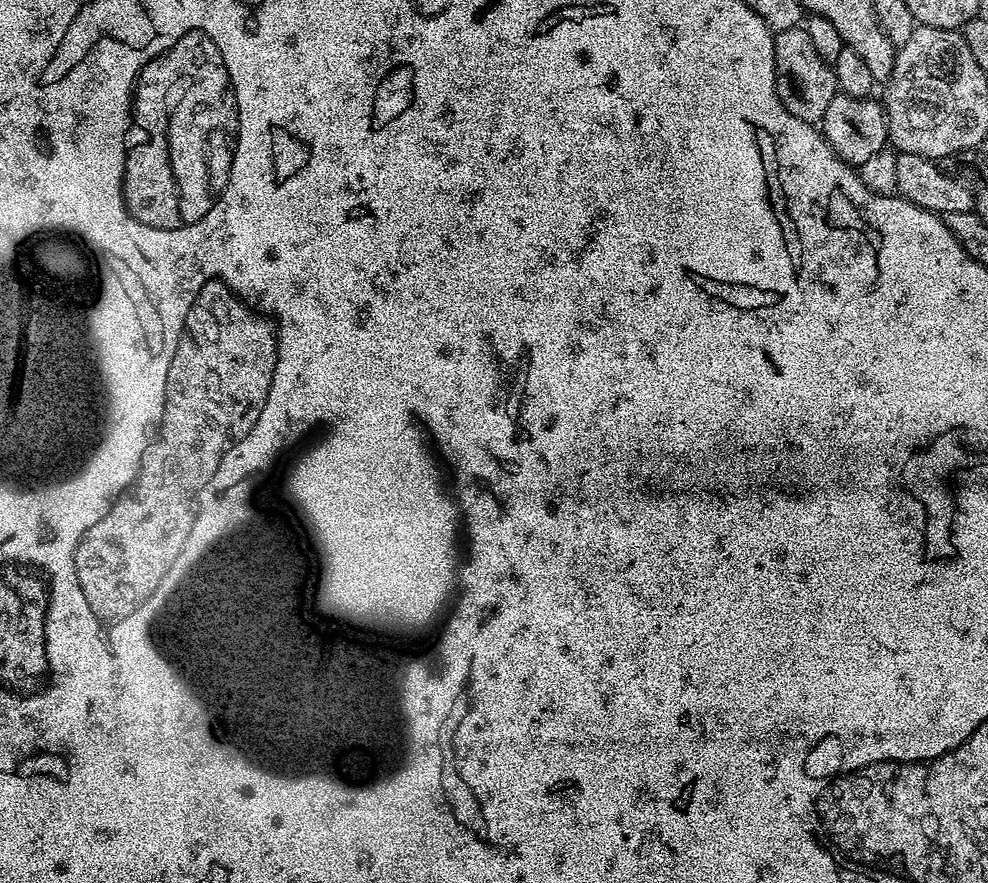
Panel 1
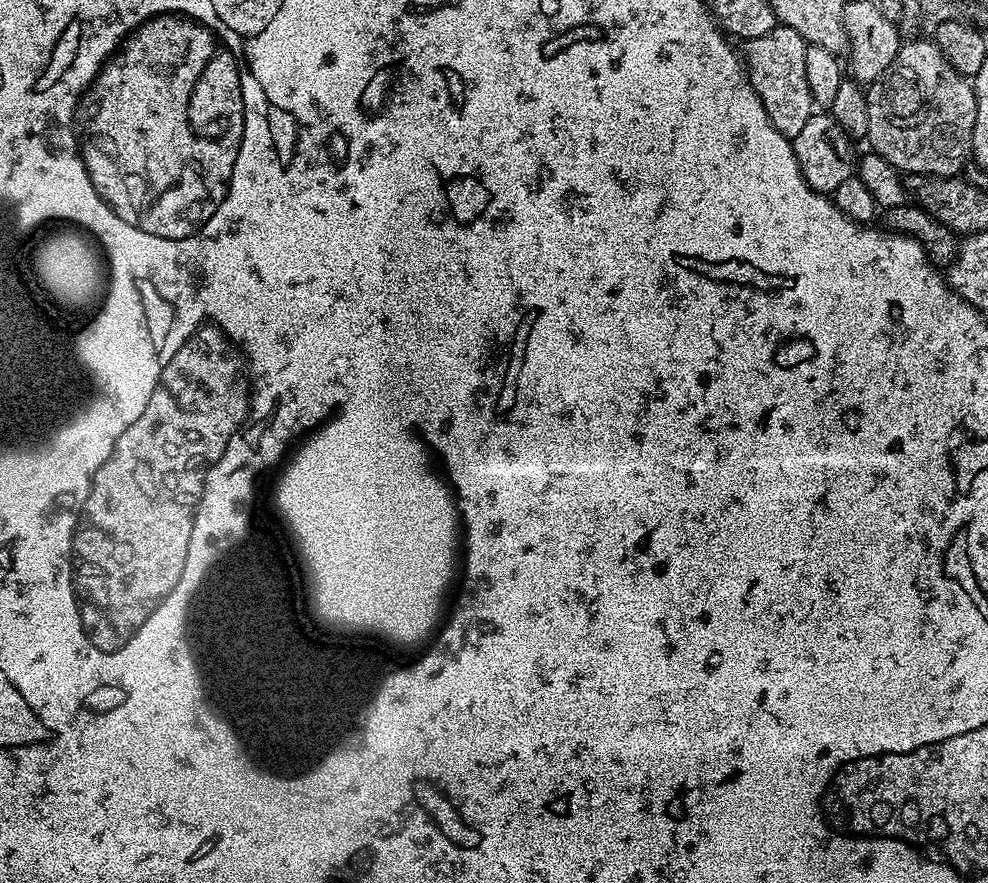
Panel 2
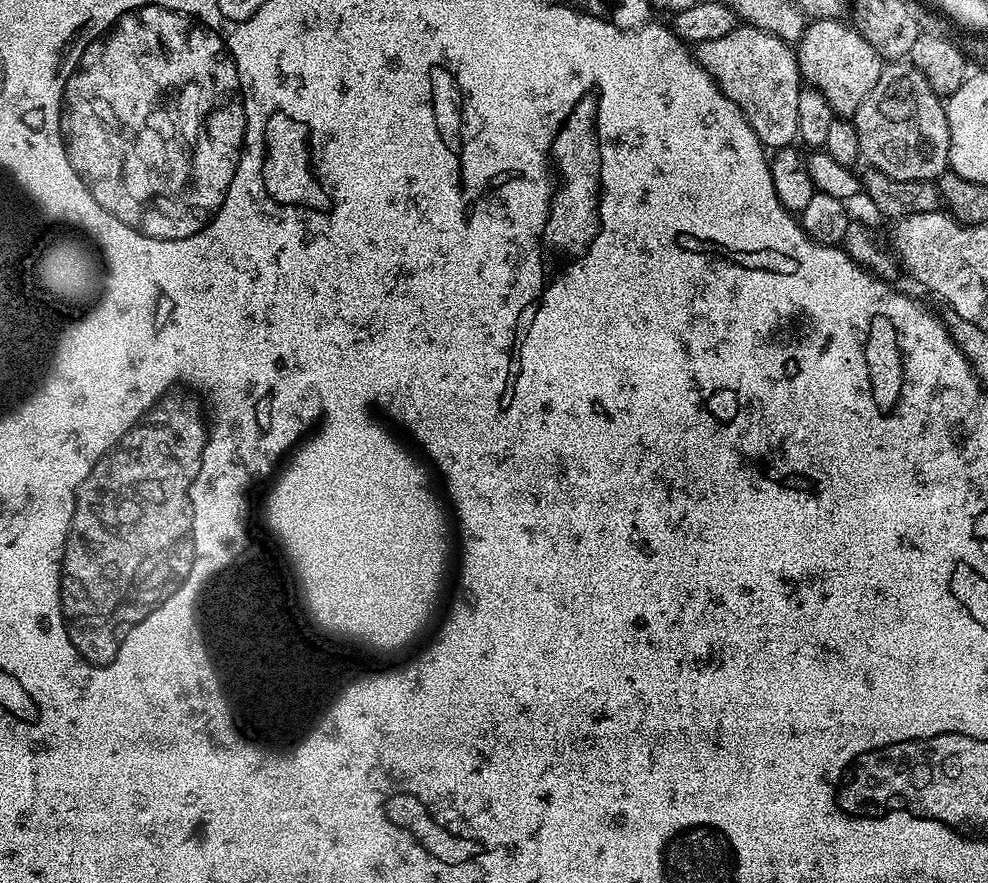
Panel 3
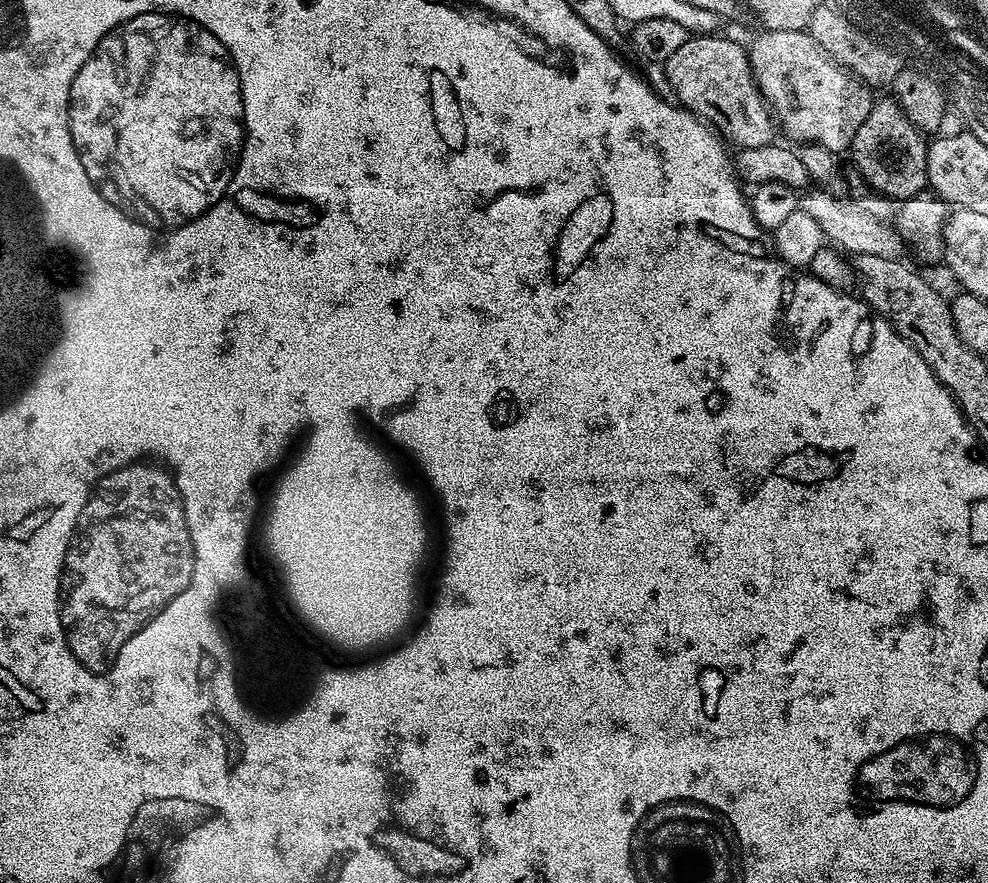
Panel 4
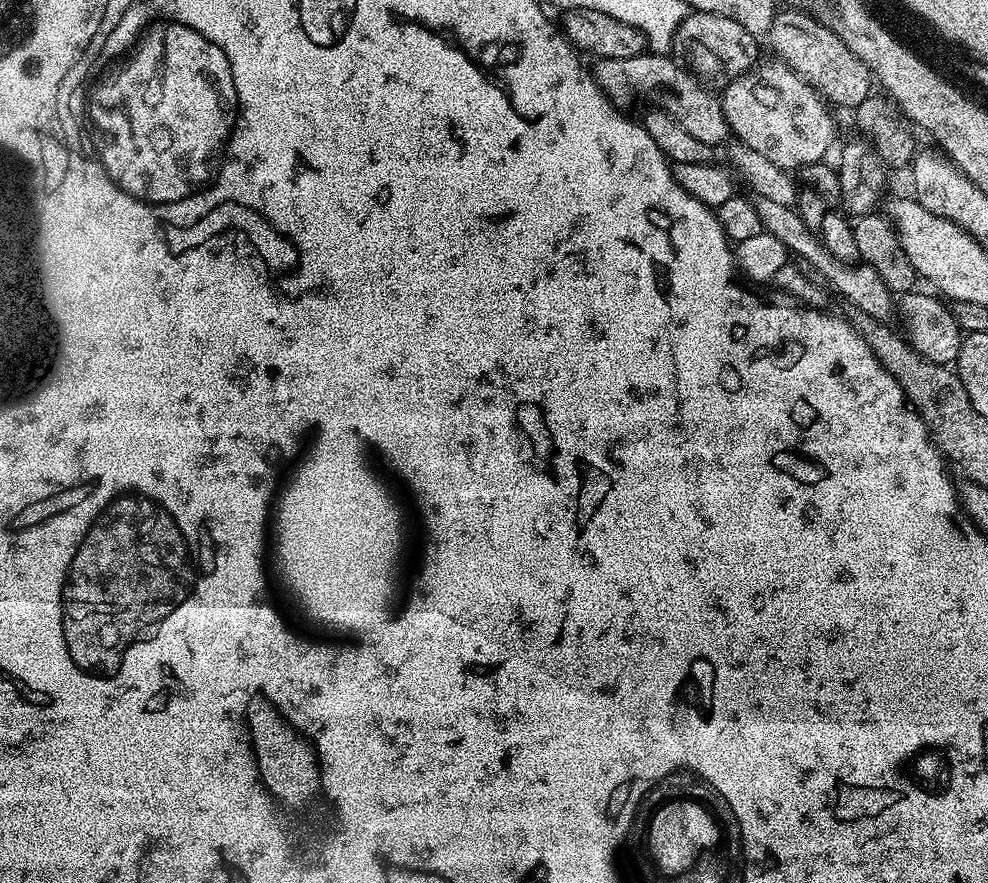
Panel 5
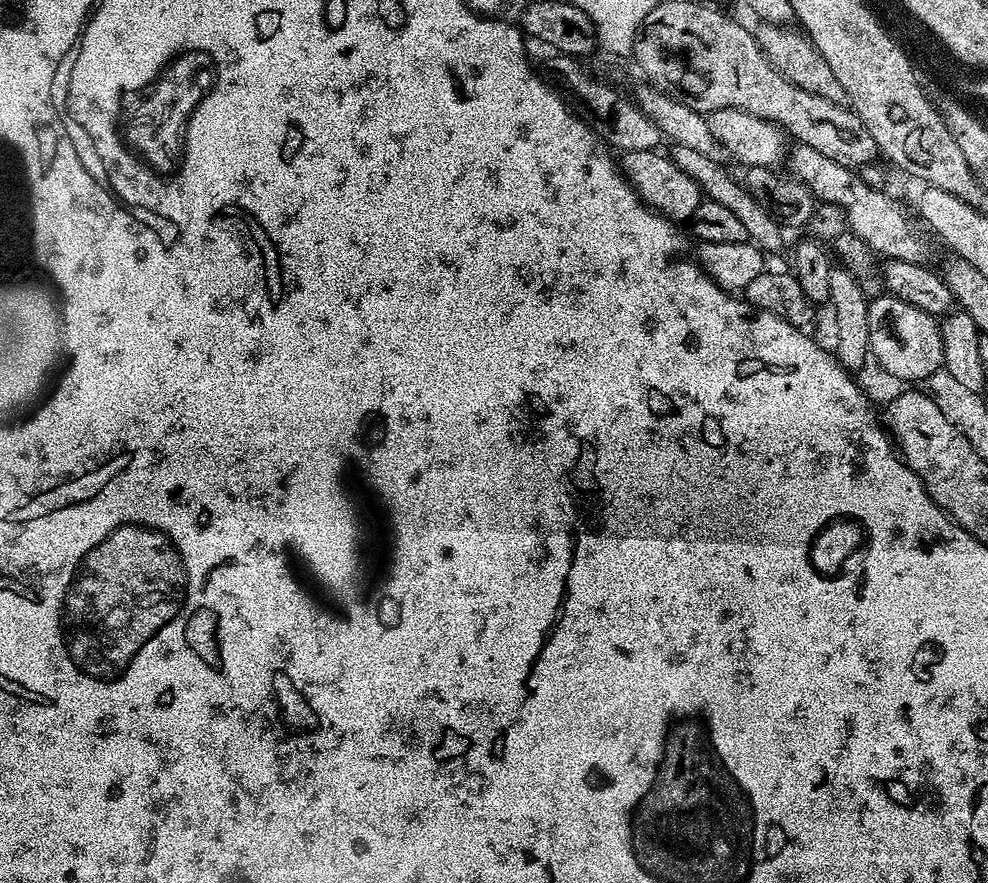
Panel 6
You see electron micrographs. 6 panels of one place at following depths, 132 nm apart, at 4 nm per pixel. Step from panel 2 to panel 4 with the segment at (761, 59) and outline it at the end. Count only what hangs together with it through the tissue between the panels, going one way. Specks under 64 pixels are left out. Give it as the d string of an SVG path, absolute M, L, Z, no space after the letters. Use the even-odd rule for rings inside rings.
M689 35L687 42L674 54L670 54L670 58L662 65L662 72L668 79L673 94L677 96L673 97L689 112L694 113L698 119L715 128L729 145L736 144L737 149L757 148L771 144L775 137L772 135L777 135L778 128L774 123L772 109L764 101L764 95L752 76L752 67L748 61L745 45L743 43L740 45L736 40L727 40L726 37L720 35Z

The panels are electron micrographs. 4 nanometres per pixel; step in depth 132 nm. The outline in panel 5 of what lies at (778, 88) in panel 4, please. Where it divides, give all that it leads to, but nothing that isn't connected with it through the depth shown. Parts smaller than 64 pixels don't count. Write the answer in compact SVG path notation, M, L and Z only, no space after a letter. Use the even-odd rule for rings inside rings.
M761 59L738 79L723 85L724 116L731 135L750 146L750 150L758 150L758 154L770 158L779 168L799 170L808 164L821 163L836 140L833 109L787 62L771 59Z

